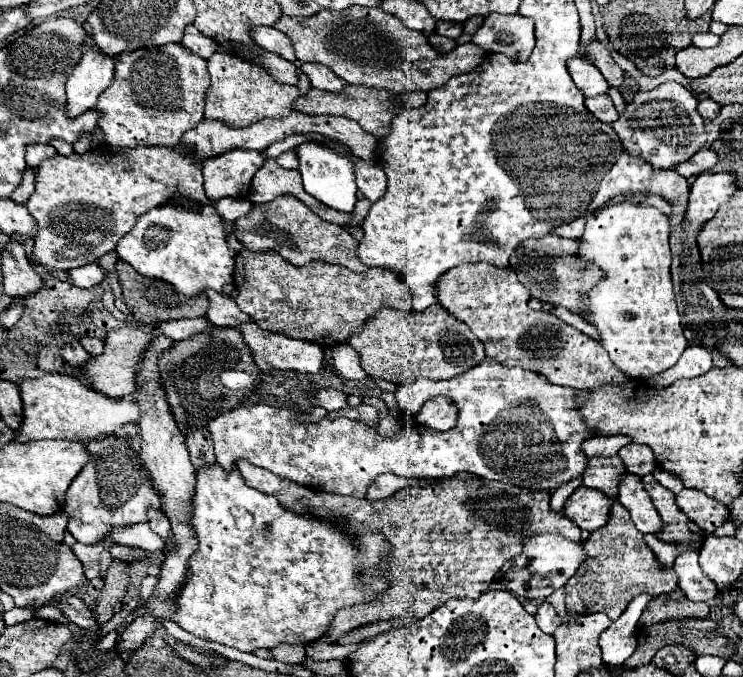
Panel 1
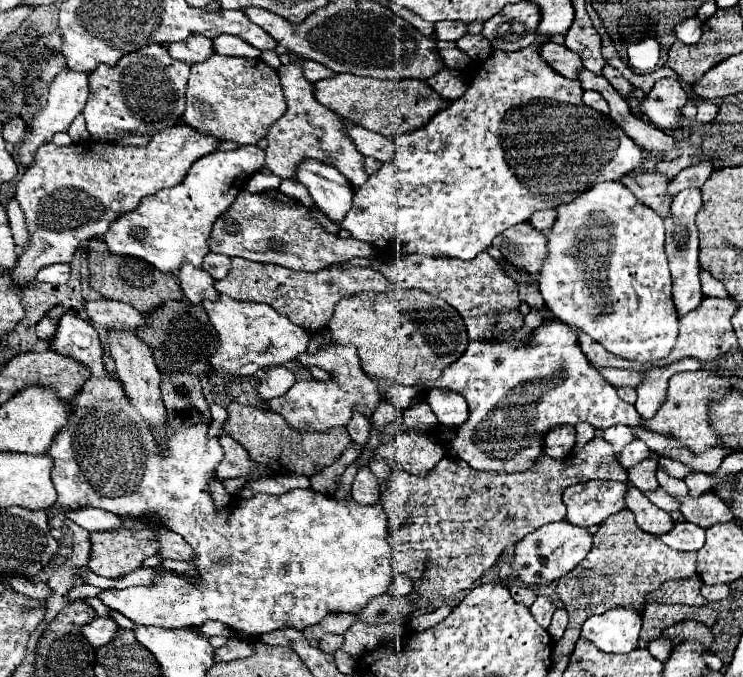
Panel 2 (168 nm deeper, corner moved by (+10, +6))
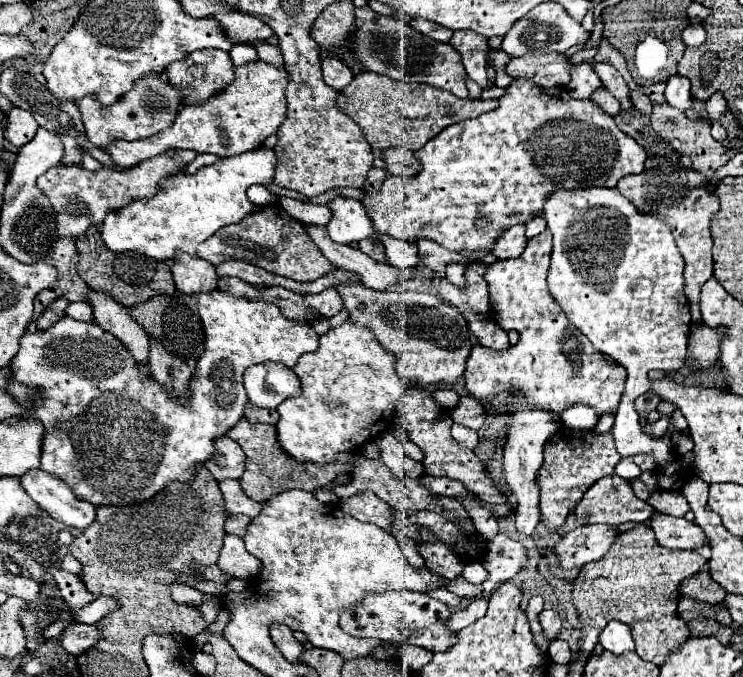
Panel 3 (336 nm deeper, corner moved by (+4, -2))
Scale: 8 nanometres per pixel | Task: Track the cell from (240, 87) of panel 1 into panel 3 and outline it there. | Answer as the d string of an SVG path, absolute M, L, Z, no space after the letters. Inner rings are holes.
M262 60L238 66L236 78L226 90L210 98L206 104L184 106L170 128L142 140L112 142L110 146L106 146L106 152L120 166L136 166L142 160L154 158L170 148L206 152L206 154L216 154L220 158L256 150L270 134L276 134L276 130L284 122L286 84L288 84L288 72L284 68L276 68Z

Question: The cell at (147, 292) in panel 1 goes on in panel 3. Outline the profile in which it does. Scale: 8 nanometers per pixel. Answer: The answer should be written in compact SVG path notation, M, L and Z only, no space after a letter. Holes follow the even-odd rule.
M90 226L84 236L74 238L76 250L78 250L78 264L76 270L80 278L92 288L108 292L118 304L122 306L134 306L138 302L146 302L148 298L156 294L172 294L176 290L170 266L166 262L136 254L136 252L112 252L106 248L106 244L100 238L100 232L96 226Z

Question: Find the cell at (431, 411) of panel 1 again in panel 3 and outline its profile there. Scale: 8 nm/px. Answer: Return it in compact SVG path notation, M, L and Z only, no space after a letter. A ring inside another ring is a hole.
M464 396L456 404L456 408L450 410L450 416L456 424L464 424L472 430L480 430L484 426L484 404L472 396Z

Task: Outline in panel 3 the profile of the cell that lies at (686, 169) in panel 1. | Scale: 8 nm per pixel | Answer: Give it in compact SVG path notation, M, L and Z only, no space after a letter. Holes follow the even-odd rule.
M576 64L570 68L570 84L568 84L568 94L576 100L586 100L590 98L590 94L602 86L598 74L594 72L594 68L590 64Z

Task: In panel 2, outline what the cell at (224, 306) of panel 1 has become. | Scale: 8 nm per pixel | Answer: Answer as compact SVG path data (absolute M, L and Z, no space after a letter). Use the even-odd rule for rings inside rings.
M184 264L178 272L178 278L180 278L180 286L184 290L184 296L194 306L198 306L206 300L216 302L220 296L214 288L214 278L208 272L204 272L202 268L196 268L192 264Z

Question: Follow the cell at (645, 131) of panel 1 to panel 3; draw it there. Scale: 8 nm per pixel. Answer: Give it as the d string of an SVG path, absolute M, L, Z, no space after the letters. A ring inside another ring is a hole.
M674 74L666 80L666 92L664 92L666 100L670 106L676 106L680 110L688 110L692 108L692 94L690 94L690 80Z

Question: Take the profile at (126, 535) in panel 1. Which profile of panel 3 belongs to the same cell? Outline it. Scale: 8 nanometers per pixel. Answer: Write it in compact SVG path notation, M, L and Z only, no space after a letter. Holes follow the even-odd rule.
M40 468L28 470L20 478L20 484L44 512L64 522L66 526L84 530L86 526L90 526L90 522L94 522L96 506L86 500L78 500L66 486L66 482L62 482L54 474L48 474Z

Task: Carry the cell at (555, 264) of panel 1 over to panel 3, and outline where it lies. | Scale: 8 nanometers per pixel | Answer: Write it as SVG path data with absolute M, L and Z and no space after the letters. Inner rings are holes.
M518 224L518 226L512 226L508 228L492 246L492 254L498 258L498 260L506 260L506 258L518 258L524 248L526 248L526 236L524 236L524 226Z

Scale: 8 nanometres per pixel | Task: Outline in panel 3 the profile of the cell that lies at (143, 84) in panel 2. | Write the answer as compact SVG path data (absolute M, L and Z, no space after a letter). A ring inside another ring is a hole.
M150 74L150 78L142 78L142 82L136 82L134 90L130 90L130 94L122 98L122 102L114 102L114 106L98 106L94 98L82 98L82 102L78 102L78 108L88 140L94 146L104 148L114 140L148 138L170 126L180 110L180 96L162 74Z

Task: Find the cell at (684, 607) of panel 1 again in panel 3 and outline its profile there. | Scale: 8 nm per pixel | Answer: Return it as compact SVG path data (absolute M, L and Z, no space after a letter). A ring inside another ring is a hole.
M704 566L698 574L694 574L692 578L686 578L680 586L680 594L682 596L688 596L688 598L694 598L694 600L704 600L704 602L710 602L710 604L718 604L726 598L726 590L714 582L710 578L710 568Z

